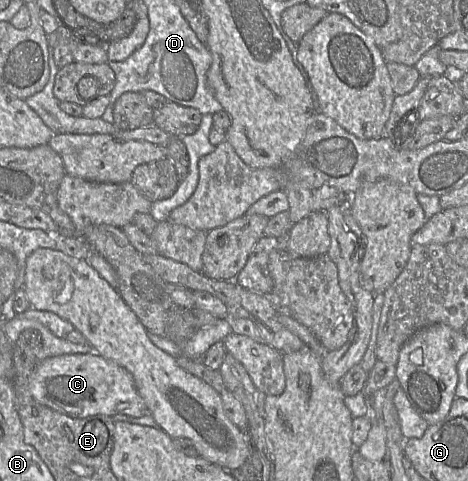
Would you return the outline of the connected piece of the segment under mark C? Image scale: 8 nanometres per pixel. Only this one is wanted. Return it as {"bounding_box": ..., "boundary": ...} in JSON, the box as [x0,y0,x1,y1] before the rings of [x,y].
{"bounding_box":[29,353,147,418],"boundary":[[[97,353],[60,355],[39,362],[31,374],[29,390],[39,403],[72,418],[117,414],[142,417],[147,413],[133,376]]]}

